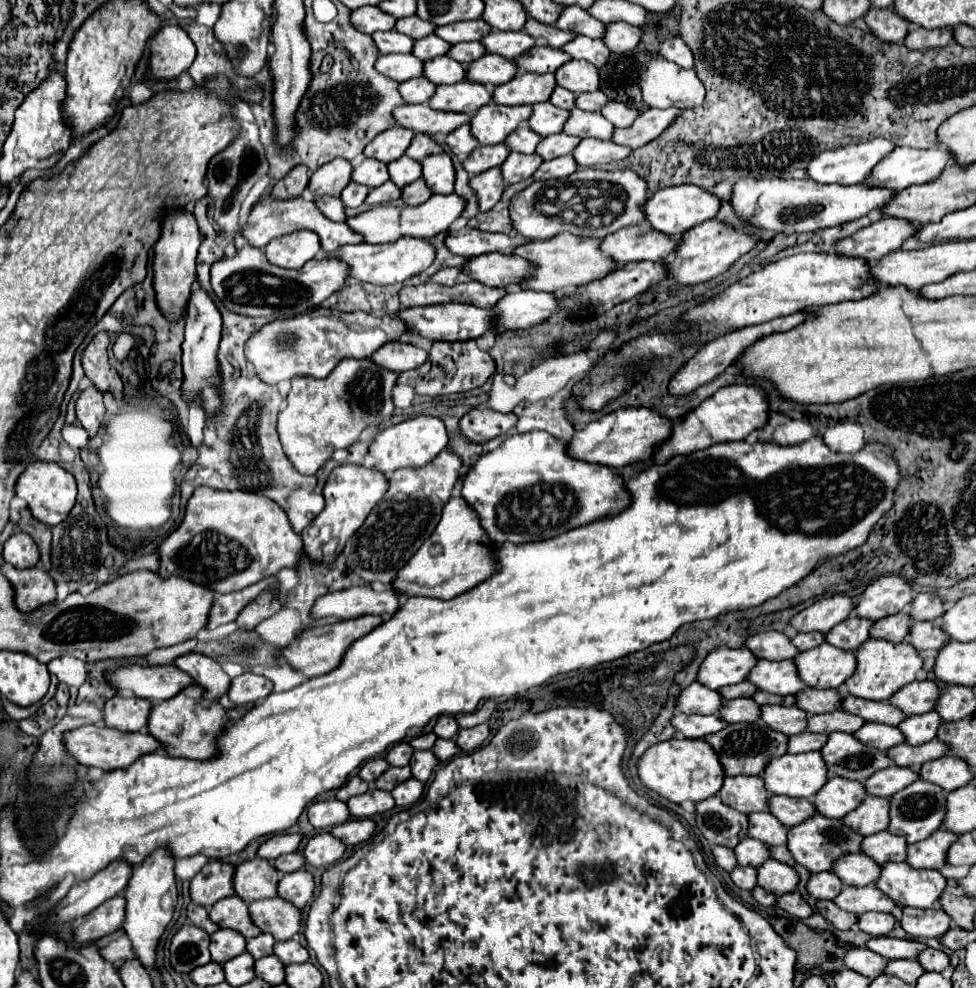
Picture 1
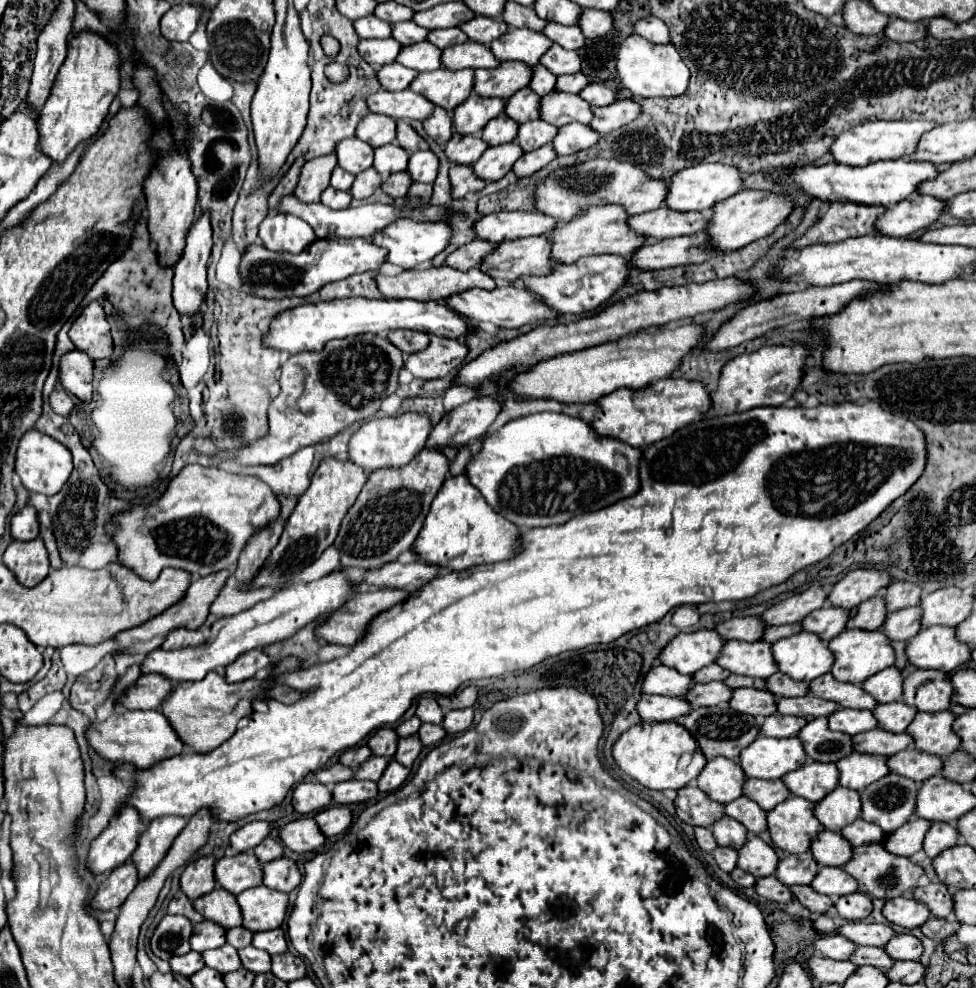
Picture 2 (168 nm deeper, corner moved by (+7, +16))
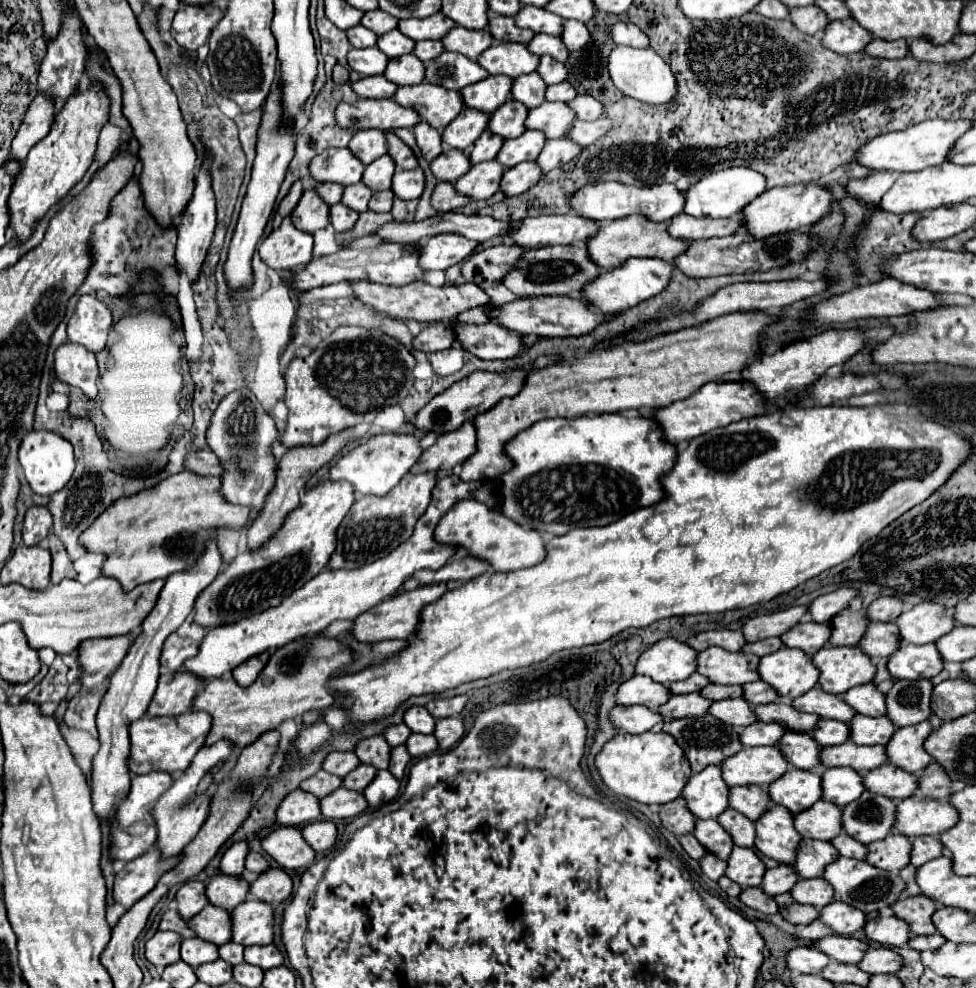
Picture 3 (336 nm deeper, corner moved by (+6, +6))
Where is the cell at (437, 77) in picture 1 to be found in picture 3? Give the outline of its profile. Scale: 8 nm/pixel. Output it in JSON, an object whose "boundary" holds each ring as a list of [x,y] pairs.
{"boundary":[[[407,54],[407,56],[399,56],[389,60],[387,70],[383,74],[385,78],[389,78],[391,82],[405,86],[405,84],[421,84],[425,78],[425,64],[415,56],[415,54]]]}

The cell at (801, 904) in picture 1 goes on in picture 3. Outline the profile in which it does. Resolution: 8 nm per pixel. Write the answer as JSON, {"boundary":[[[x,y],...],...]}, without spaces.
{"boundary":[[[745,888],[745,890],[741,892],[739,900],[741,900],[745,906],[749,906],[749,908],[753,908],[753,910],[759,910],[759,912],[763,912],[763,914],[777,914],[777,912],[779,912],[779,906],[777,906],[775,898],[769,896],[769,894],[765,894],[761,888]]]}

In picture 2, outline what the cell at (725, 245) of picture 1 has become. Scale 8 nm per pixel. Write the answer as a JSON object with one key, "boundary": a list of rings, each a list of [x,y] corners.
{"boundary":[[[742,190],[734,196],[730,196],[728,200],[716,204],[712,210],[714,210],[714,214],[712,214],[712,218],[708,222],[708,228],[706,228],[708,242],[714,248],[730,252],[730,250],[744,248],[746,244],[772,234],[774,228],[780,226],[792,214],[794,200],[788,194],[782,194],[782,192]]]}

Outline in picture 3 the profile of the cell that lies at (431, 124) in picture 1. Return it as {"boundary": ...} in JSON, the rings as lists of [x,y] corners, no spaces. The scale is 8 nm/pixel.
{"boundary":[[[359,100],[337,106],[337,124],[343,128],[379,128],[383,132],[397,128],[413,128],[421,116],[411,108],[403,108],[393,100]]]}

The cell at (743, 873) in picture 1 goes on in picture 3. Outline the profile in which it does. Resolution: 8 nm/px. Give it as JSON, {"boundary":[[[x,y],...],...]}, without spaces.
{"boundary":[[[705,854],[699,860],[699,864],[701,864],[703,874],[709,876],[711,880],[719,880],[725,874],[725,870],[727,870],[727,862],[721,860],[721,858],[717,858],[717,856],[713,856],[713,854]]]}

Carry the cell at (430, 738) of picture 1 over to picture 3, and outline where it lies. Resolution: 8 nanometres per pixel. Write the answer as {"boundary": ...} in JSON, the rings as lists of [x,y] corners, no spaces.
{"boundary":[[[397,724],[397,726],[389,726],[383,736],[385,736],[385,740],[389,742],[389,746],[401,746],[401,744],[405,744],[407,738],[411,736],[411,730],[409,730],[409,726],[405,726],[405,724]]]}

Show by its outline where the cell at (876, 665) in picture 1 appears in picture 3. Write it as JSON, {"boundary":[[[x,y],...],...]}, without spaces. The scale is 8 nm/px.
{"boundary":[[[823,646],[813,664],[819,668],[819,686],[829,694],[843,694],[859,684],[867,684],[875,678],[875,662],[859,648]]]}

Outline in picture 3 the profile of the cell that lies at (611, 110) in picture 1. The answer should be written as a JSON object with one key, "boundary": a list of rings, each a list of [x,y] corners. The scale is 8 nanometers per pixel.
{"boundary":[[[589,94],[577,96],[573,102],[569,102],[569,108],[577,112],[579,120],[597,120],[605,112],[605,106]]]}

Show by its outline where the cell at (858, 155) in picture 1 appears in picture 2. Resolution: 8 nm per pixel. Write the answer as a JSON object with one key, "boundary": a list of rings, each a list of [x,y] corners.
{"boundary":[[[876,120],[876,122],[866,122],[866,124],[856,126],[854,130],[842,132],[834,140],[830,152],[834,154],[836,162],[848,164],[848,166],[866,166],[866,164],[878,162],[878,160],[908,158],[916,150],[916,144],[918,144],[920,136],[930,132],[936,126],[938,124],[932,122],[932,120],[892,120],[892,122]]]}

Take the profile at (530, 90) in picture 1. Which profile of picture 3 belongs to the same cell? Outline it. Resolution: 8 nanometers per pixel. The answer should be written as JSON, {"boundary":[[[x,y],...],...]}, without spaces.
{"boundary":[[[489,76],[481,82],[465,86],[465,90],[461,90],[461,96],[465,100],[465,106],[493,114],[493,110],[503,106],[511,96],[511,86],[513,80],[509,76]]]}

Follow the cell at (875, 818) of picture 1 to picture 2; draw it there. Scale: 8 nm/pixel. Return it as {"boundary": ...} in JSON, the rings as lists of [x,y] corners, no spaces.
{"boundary":[[[834,788],[814,804],[814,816],[824,830],[840,830],[860,816],[860,794],[850,788]]]}

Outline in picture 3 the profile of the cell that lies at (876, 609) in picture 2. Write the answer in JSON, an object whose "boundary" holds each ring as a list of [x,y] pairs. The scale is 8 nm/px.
{"boundary":[[[843,610],[843,614],[837,614],[831,622],[833,634],[829,642],[833,646],[857,646],[859,640],[865,636],[865,630],[869,626],[869,618],[865,612],[855,610]]]}

